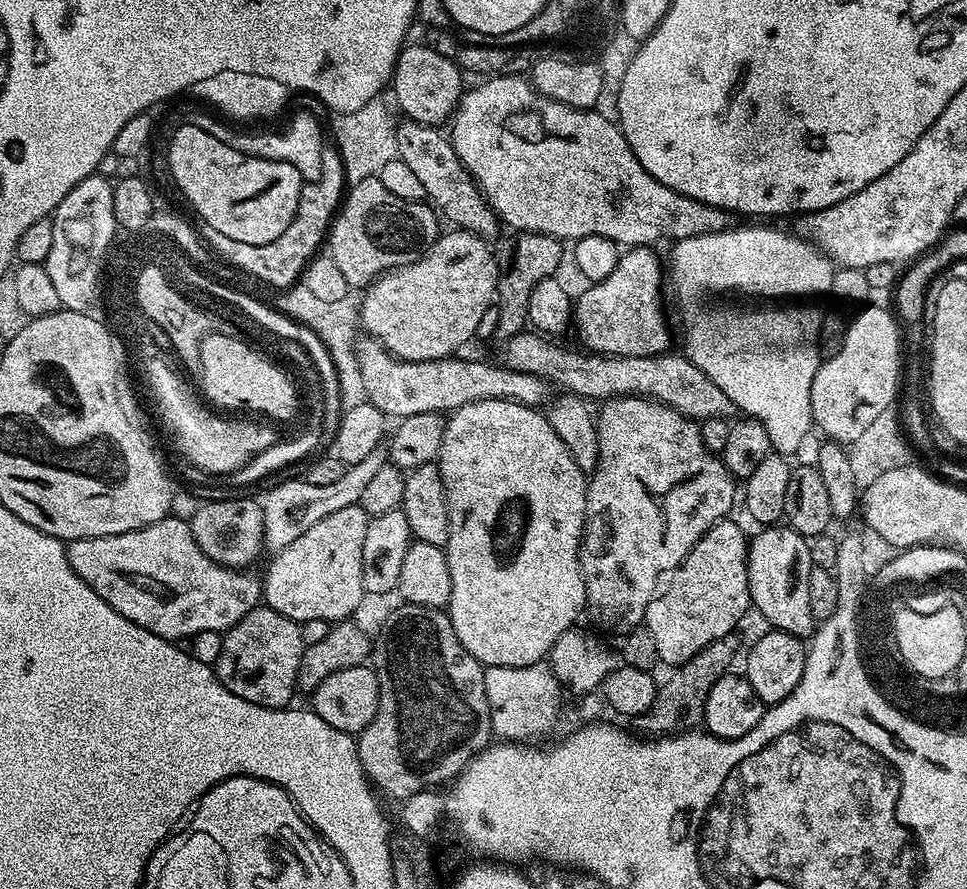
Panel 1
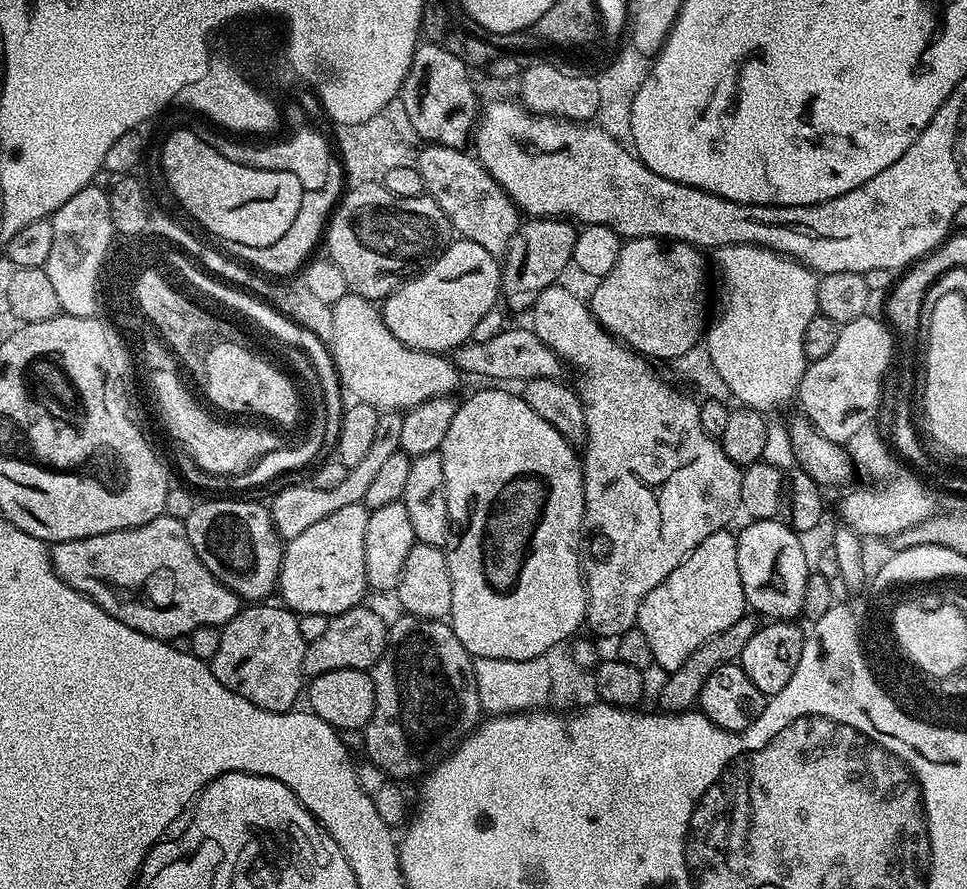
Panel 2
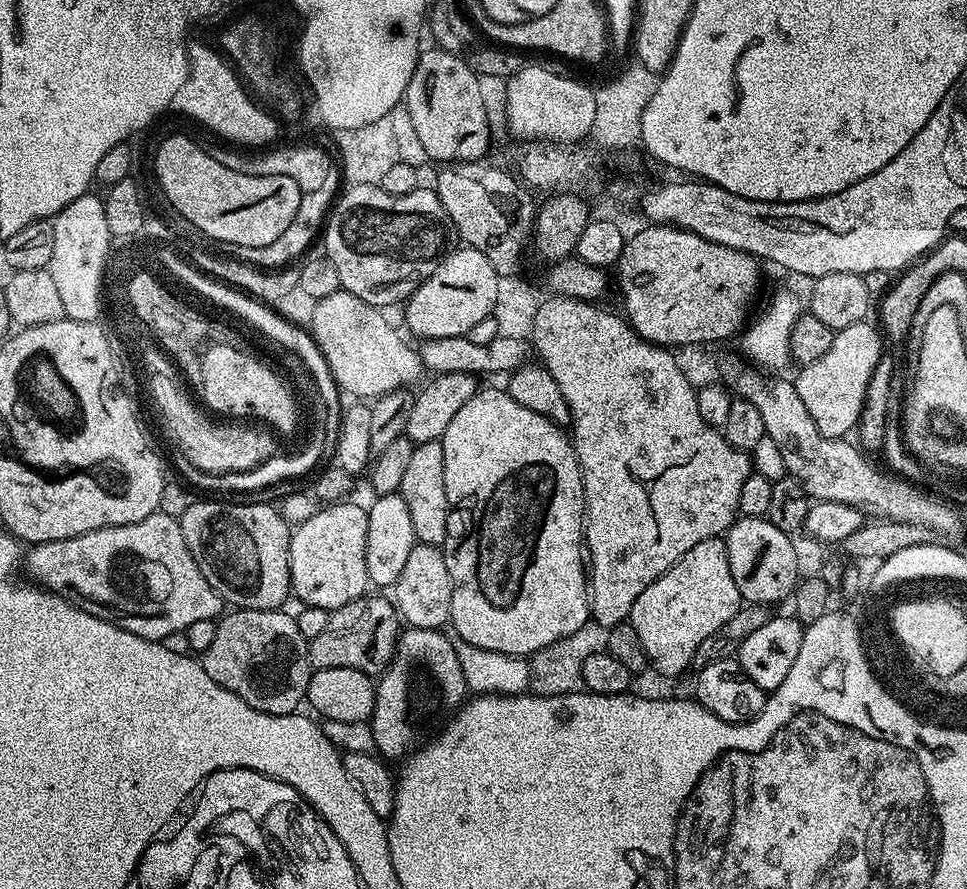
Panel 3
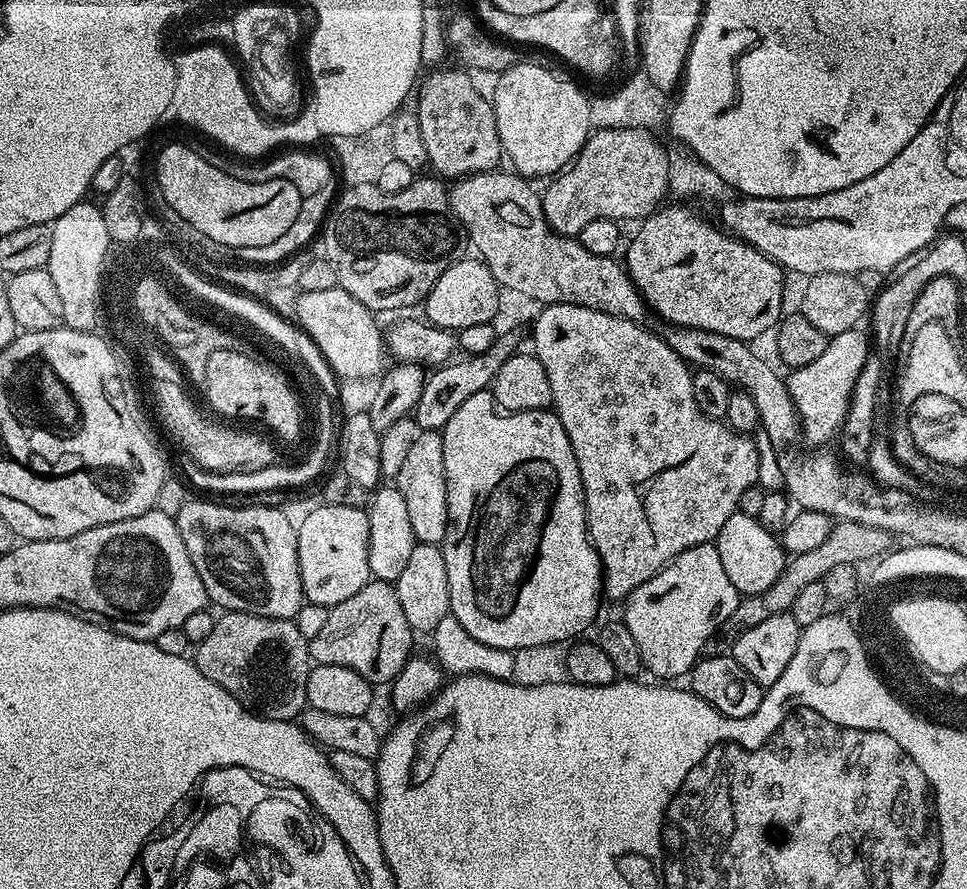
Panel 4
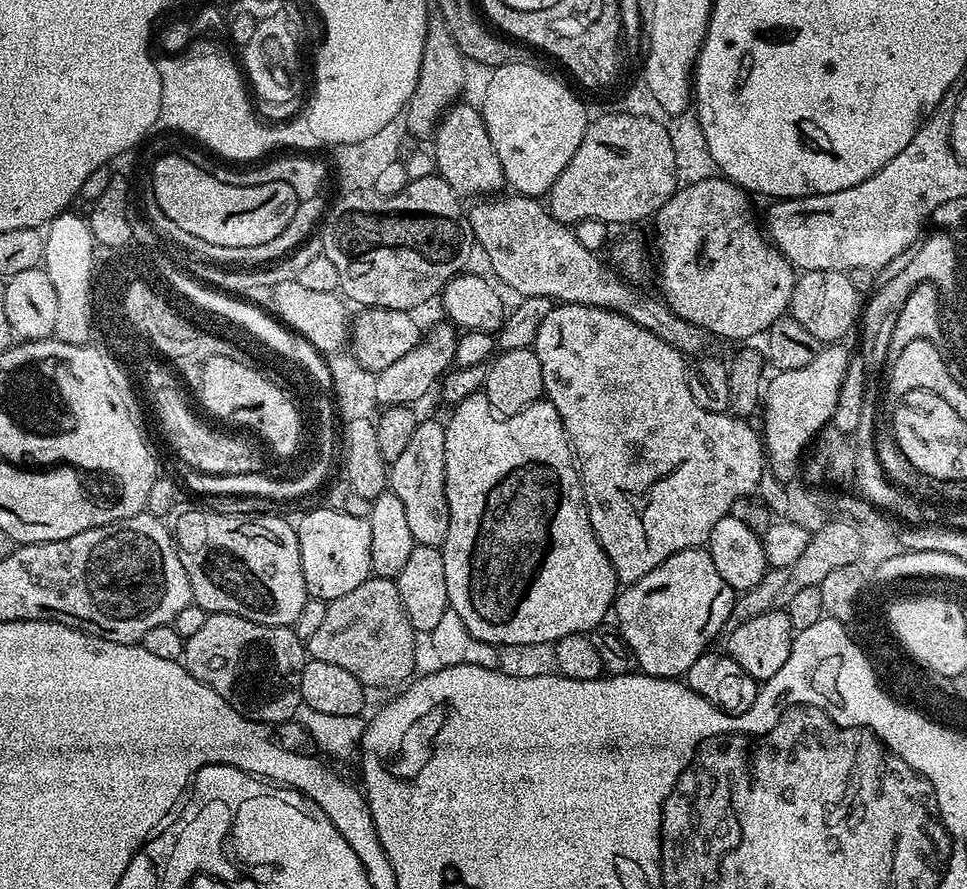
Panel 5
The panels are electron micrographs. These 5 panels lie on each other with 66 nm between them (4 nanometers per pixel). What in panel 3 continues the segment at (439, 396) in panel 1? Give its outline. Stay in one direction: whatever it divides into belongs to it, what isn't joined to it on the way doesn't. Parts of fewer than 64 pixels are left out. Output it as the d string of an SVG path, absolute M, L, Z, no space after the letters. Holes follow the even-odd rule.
M343 290L334 294L326 294L316 302L313 320L310 325L310 333L316 344L320 347L326 362L332 371L341 393L352 395L352 398L379 398L407 389L408 384L412 384L420 375L426 372L424 364L420 360L419 351L415 347L411 348L402 337L396 333L396 328L387 320L385 313L381 309L375 308L373 304L362 302L362 298L354 298L354 294Z

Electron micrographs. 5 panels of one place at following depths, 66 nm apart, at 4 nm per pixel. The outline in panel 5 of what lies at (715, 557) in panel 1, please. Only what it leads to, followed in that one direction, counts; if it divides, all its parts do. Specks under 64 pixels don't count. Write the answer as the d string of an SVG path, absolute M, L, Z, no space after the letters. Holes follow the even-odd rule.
M707 547L678 550L666 558L650 574L638 578L638 582L627 585L614 601L615 627L636 659L637 669L646 676L680 678L694 666L694 662L704 652L709 651L712 639L725 631L730 618L734 593L732 587L718 574L714 558L710 558Z

